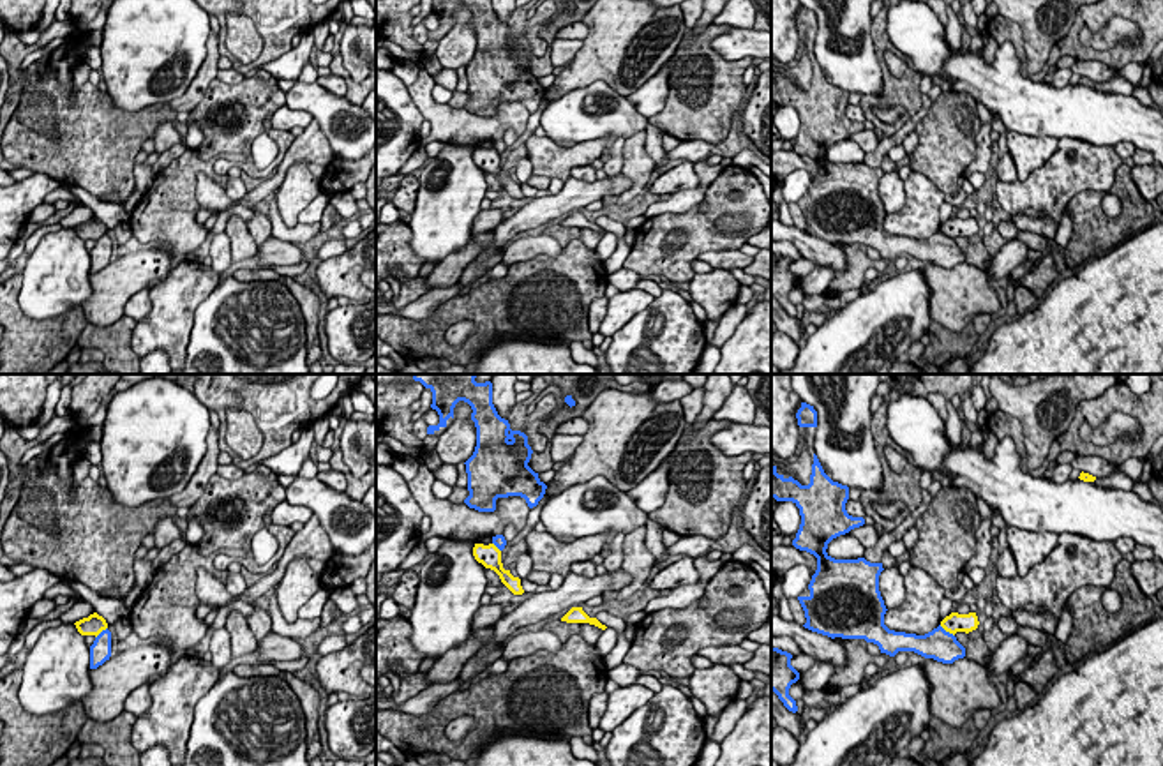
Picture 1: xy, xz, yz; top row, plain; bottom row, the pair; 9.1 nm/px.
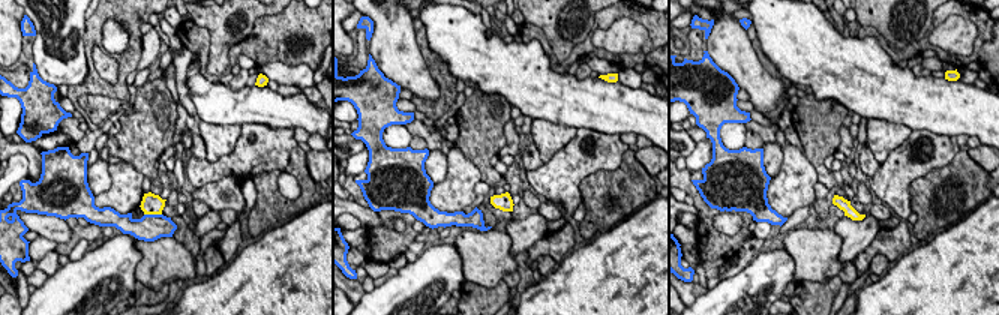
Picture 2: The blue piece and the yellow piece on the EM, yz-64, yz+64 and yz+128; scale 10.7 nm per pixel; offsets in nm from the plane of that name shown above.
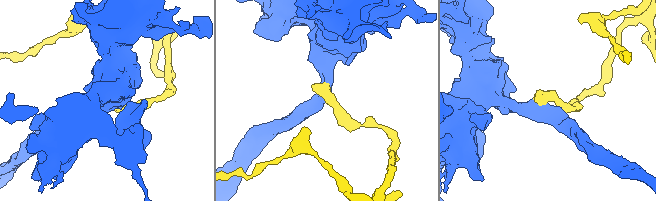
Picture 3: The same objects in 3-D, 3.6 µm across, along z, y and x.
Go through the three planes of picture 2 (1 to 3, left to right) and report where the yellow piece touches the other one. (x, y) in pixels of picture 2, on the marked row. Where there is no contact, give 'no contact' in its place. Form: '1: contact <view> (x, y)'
1: contact yz-64 (153, 215)
2: no contact
3: no contact

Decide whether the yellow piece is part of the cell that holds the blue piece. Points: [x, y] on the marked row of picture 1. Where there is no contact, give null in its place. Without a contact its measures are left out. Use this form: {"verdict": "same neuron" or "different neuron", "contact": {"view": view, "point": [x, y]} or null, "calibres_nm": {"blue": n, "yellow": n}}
{"verdict": "different neuron", "contact": {"view": "yz", "point": [945, 630]}, "calibres_nm": {"blue": 280, "yellow": 170}}

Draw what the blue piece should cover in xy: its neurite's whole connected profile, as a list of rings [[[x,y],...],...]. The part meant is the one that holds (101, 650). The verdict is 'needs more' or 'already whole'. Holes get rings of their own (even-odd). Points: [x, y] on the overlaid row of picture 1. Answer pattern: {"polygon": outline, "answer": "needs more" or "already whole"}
{"polygon": [[[102,630],[90,646],[90,669],[97,669],[111,657],[111,632]]], "answer": "already whole"}

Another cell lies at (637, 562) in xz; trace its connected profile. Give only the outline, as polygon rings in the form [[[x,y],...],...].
[[[639,526],[625,537],[621,570],[632,575],[632,582],[618,591],[616,600],[627,600],[646,582],[655,558],[646,547],[646,526]]]

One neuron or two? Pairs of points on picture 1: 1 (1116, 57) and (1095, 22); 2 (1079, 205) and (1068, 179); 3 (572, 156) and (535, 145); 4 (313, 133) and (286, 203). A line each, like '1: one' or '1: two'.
1: one
2: two
3: one
4: two

